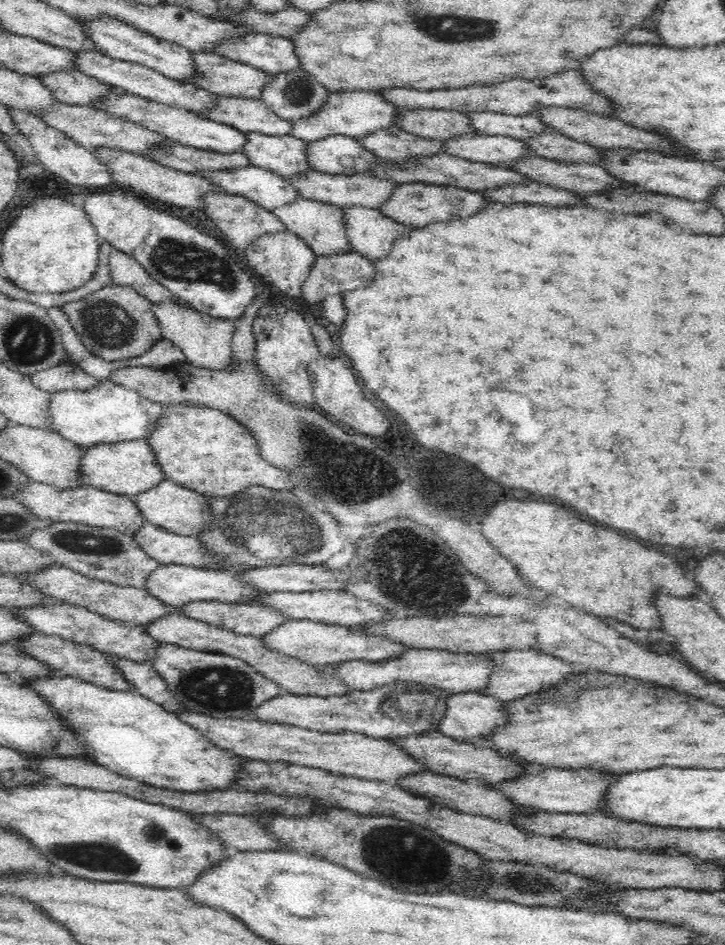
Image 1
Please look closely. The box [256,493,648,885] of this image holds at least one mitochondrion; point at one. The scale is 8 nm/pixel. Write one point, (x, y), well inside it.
(419, 576)

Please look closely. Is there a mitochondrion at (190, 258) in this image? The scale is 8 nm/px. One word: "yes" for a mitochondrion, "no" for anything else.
yes

